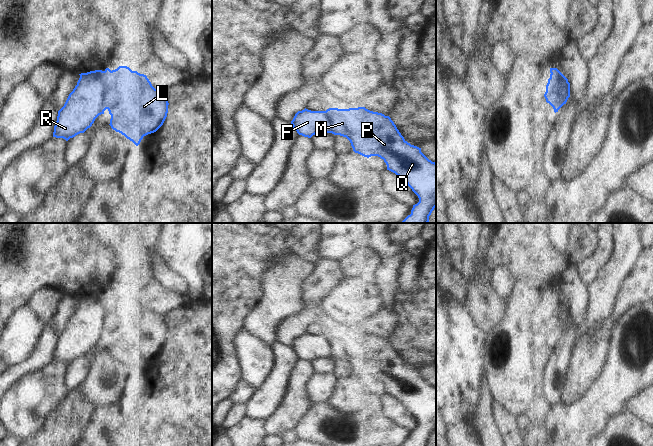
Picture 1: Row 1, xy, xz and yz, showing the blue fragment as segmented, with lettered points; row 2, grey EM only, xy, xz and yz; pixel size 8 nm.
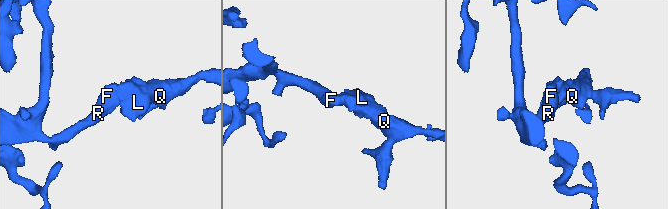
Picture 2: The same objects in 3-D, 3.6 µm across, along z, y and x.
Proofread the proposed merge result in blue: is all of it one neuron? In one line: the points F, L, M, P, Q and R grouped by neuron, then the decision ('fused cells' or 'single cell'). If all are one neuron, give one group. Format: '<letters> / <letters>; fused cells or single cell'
F R / L M P Q; fused cells

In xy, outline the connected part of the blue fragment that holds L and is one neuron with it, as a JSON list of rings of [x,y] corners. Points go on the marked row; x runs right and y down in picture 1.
[[[127,66],[115,70],[106,68],[104,75],[109,79],[107,87],[107,109],[111,115],[110,126],[138,146],[144,136],[156,132],[164,123],[168,113],[165,93],[155,89],[146,75],[132,71]]]

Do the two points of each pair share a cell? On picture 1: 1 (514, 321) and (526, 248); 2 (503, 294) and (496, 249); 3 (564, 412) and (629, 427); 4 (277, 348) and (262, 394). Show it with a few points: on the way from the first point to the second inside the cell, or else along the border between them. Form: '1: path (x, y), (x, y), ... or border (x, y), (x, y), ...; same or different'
1: border (516, 279), (526, 279), (540, 293); different
2: border (492, 270), (496, 267), (504, 266), (516, 279); different
3: border (626, 409), (613, 414), (603, 430), (596, 435); different
4: path (279, 359), (279, 376), (273, 383); same

